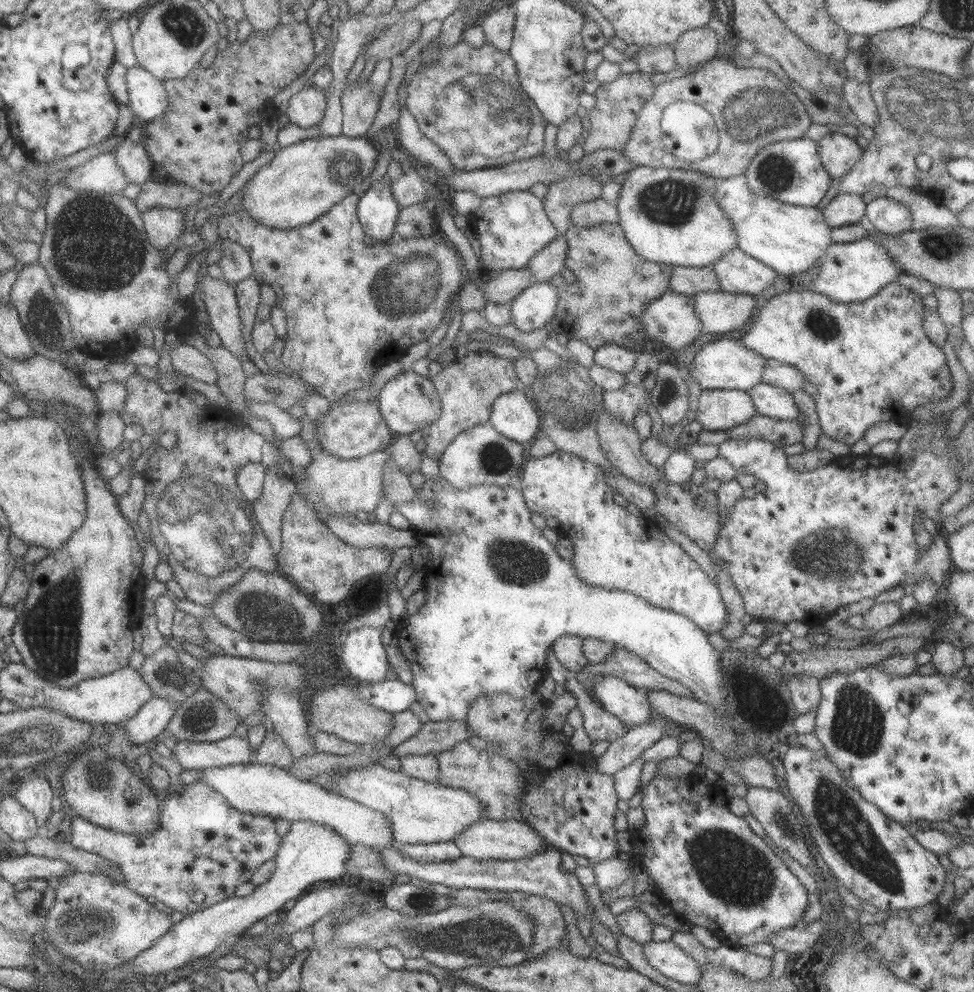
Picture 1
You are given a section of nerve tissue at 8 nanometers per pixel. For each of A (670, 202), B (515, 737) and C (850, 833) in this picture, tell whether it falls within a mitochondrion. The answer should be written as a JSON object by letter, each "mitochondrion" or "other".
{"A":"mitochondrion","B":"mitochondrion","C":"mitochondrion"}

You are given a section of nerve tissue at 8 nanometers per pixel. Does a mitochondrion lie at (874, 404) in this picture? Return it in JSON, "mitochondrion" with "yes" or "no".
{"mitochondrion":"no"}

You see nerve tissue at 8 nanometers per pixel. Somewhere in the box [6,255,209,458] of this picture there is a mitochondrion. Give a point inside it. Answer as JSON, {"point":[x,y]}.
{"point":[45,320]}

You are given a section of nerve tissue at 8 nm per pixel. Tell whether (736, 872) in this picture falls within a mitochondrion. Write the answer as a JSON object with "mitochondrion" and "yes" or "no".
{"mitochondrion":"yes"}

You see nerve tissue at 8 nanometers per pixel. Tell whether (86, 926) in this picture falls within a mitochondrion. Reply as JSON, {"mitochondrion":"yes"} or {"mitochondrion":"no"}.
{"mitochondrion":"yes"}

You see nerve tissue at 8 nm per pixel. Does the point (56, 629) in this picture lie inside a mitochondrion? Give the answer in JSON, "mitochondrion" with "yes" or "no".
{"mitochondrion":"yes"}

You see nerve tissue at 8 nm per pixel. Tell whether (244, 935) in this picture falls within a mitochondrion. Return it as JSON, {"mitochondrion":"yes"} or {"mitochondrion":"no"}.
{"mitochondrion":"no"}

